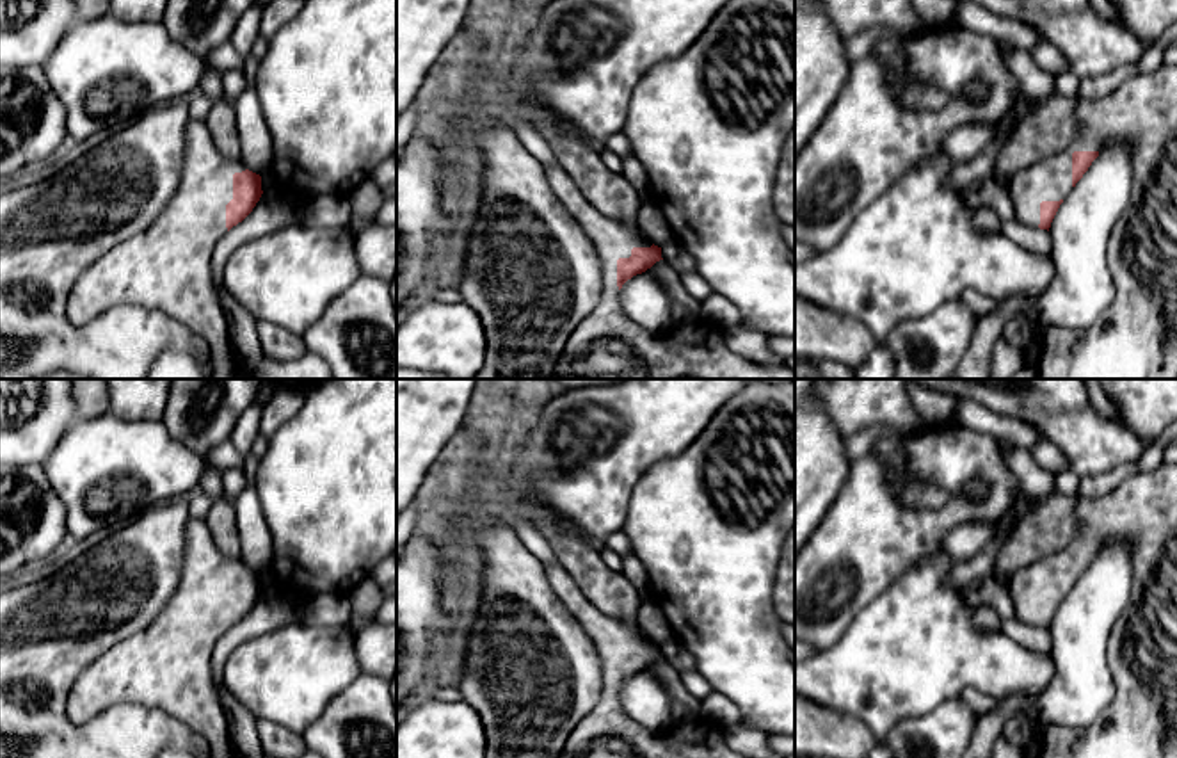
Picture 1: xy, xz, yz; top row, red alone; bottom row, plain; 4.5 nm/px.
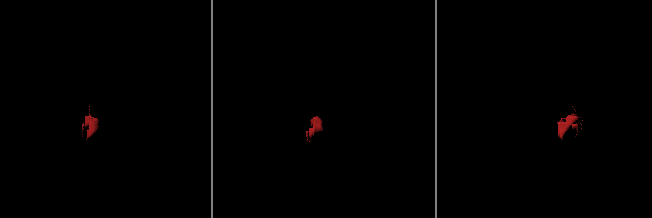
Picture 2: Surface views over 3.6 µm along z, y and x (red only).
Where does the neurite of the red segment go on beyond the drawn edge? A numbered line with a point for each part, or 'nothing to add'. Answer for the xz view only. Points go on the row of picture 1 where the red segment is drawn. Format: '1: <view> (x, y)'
1: xz (607, 344)

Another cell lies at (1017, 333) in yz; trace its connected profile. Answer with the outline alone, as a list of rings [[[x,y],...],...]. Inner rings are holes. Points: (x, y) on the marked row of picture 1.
[[[1028,315],[1019,317],[1012,322],[1008,322],[1003,331],[1001,336],[1017,349],[1026,349],[1029,340],[1031,340],[1031,331],[1028,326]]]

